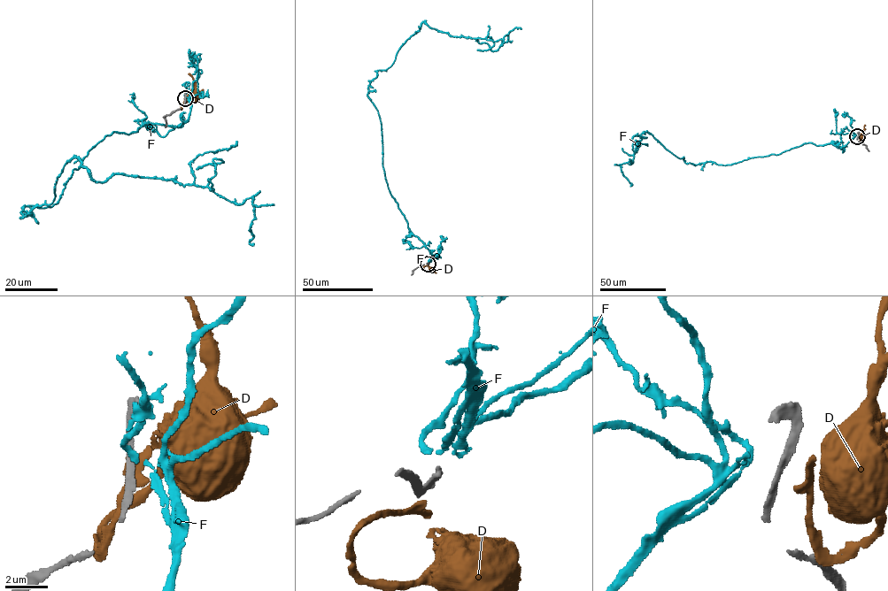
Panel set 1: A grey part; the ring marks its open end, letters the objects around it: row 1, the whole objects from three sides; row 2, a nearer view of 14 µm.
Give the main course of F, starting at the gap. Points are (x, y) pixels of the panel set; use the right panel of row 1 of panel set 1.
F: (856, 135), (725, 165), (685, 163), (644, 132), (632, 138), (633, 163), (621, 165), (630, 186)

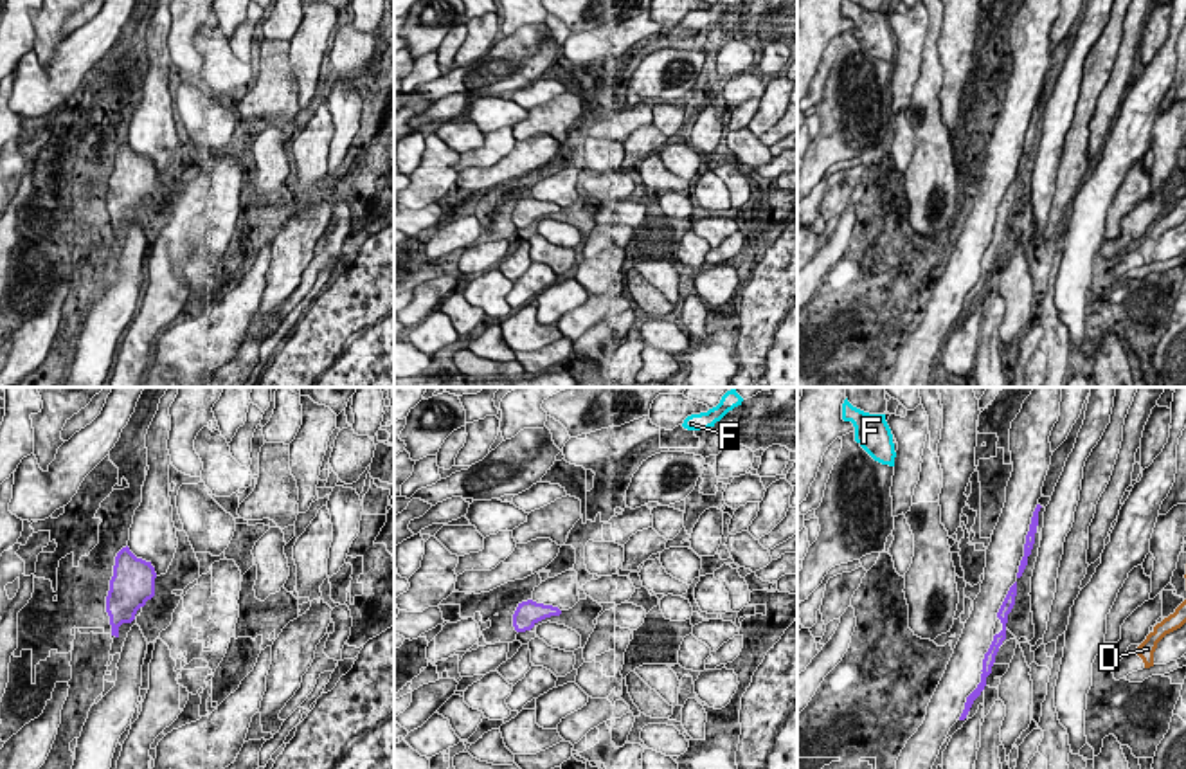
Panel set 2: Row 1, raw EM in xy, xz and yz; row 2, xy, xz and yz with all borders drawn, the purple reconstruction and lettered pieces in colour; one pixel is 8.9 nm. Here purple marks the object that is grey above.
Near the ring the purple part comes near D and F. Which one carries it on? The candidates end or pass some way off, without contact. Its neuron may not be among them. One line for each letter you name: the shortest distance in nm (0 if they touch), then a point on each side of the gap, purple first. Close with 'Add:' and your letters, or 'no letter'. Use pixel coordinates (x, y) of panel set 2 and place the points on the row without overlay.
F: 1300 nm | yz (1033, 108), (893, 62)
Add: F

